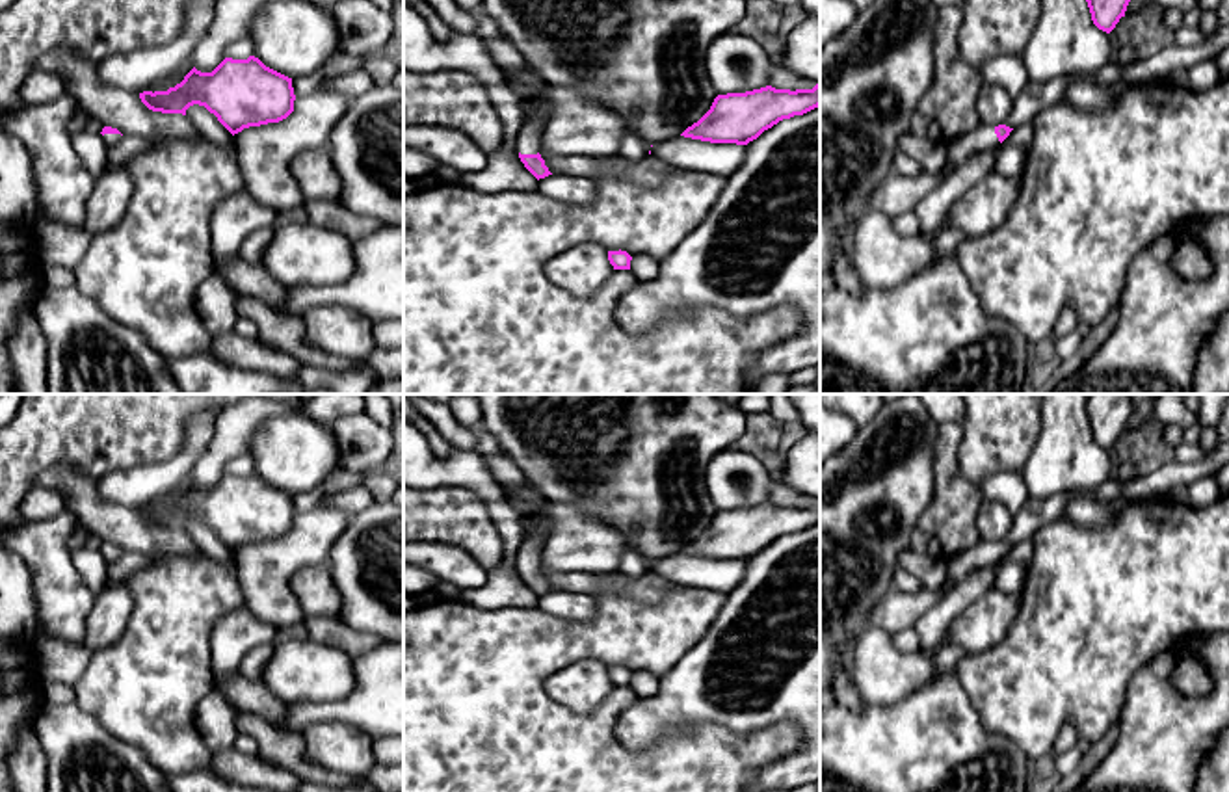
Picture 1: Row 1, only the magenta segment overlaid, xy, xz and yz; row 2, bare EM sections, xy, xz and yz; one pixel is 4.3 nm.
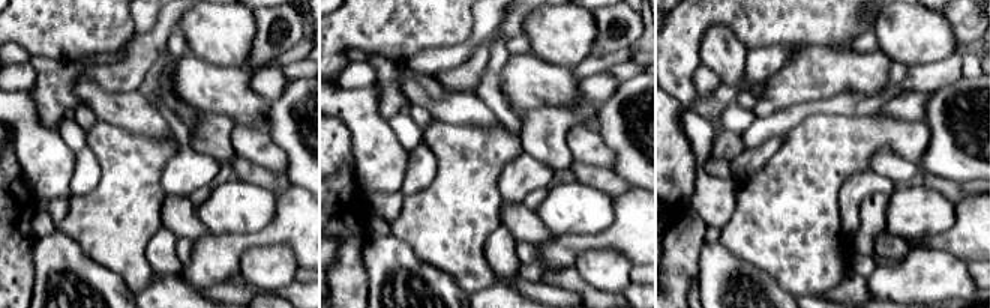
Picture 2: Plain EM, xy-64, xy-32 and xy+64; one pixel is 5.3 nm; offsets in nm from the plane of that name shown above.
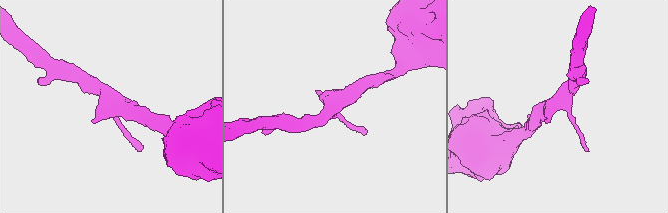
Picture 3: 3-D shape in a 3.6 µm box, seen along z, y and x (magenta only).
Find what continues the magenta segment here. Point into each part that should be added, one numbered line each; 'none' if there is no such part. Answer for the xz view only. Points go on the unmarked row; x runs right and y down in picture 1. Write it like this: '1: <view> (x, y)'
1: xz (527, 558)

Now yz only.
1: yz (897, 610)

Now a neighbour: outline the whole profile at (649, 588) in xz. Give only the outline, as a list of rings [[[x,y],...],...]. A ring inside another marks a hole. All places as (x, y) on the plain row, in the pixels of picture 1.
[[[647,571],[628,584],[614,584],[612,589],[641,604],[658,604],[667,591],[675,587],[673,582]]]

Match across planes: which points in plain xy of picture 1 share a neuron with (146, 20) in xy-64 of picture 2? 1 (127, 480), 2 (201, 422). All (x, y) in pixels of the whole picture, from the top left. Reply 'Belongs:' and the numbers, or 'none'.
Belongs: 1, 2

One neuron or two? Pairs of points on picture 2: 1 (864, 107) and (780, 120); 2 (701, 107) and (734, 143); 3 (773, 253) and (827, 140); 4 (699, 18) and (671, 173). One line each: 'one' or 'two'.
1: one
2: one
3: one
4: two

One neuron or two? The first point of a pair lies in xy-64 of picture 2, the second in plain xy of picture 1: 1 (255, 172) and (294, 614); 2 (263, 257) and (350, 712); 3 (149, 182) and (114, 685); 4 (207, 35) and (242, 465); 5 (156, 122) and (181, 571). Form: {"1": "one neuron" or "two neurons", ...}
{"1": "two neurons", "2": "two neurons", "3": "one neuron", "4": "two neurons", "5": "two neurons"}

